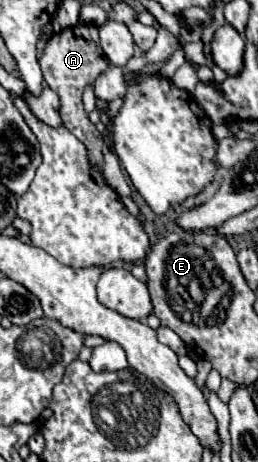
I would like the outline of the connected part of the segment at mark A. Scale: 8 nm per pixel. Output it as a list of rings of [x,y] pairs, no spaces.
[[[93,25],[69,27],[61,33],[51,35],[45,45],[43,57],[39,59],[45,81],[59,83],[59,87],[85,87],[87,83],[93,83],[108,64],[109,60],[97,41],[97,27]]]

